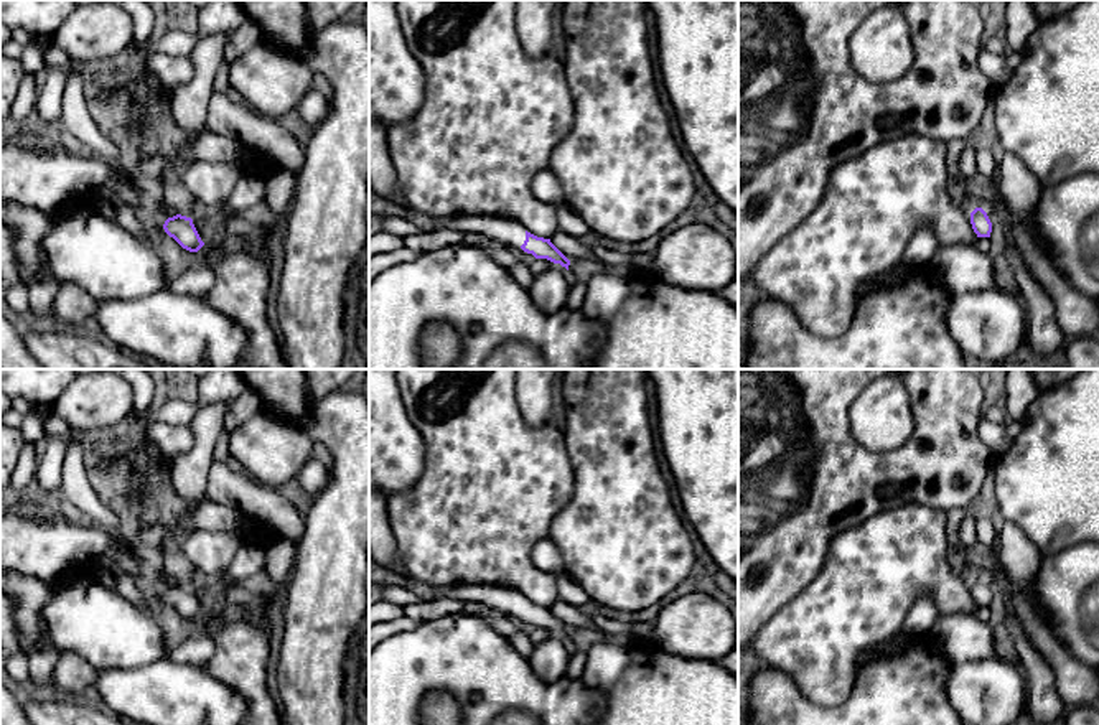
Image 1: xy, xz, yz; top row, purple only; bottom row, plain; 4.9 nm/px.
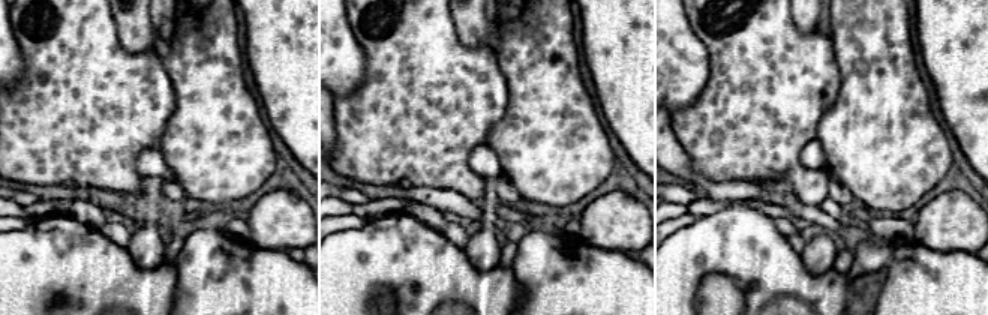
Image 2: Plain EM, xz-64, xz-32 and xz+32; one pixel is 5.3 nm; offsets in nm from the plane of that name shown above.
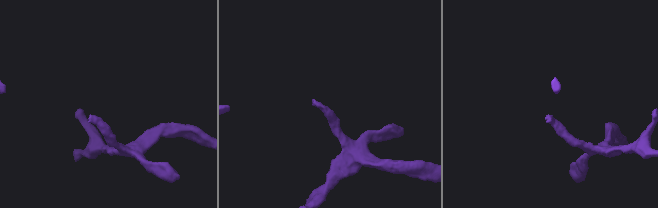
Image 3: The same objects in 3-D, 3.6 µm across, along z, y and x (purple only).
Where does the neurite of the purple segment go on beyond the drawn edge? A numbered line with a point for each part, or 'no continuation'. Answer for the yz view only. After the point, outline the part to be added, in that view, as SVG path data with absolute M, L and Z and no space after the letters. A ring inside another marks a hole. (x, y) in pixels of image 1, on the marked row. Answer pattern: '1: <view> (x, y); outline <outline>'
no continuation

